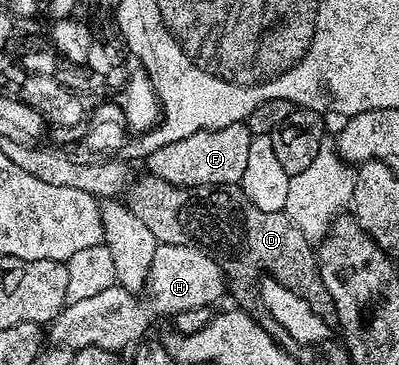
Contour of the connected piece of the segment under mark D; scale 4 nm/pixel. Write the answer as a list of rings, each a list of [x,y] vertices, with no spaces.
[[[142,174],[134,179],[124,196],[126,207],[132,210],[132,214],[136,214],[136,218],[140,218],[140,222],[144,222],[144,226],[148,226],[148,230],[152,230],[159,244],[196,246],[208,253],[216,266],[220,266],[223,276],[226,277],[229,295],[234,295],[234,300],[238,303],[235,305],[241,311],[253,317],[266,316],[265,323],[274,324],[273,331],[279,337],[314,336],[314,340],[330,340],[330,332],[326,332],[326,328],[322,328],[322,324],[314,320],[315,311],[310,308],[330,308],[333,304],[332,294],[328,294],[320,278],[315,249],[304,246],[300,230],[285,212],[265,212],[252,206],[252,202],[238,186],[177,188],[172,186],[172,182],[164,182],[164,178],[149,174]]]

